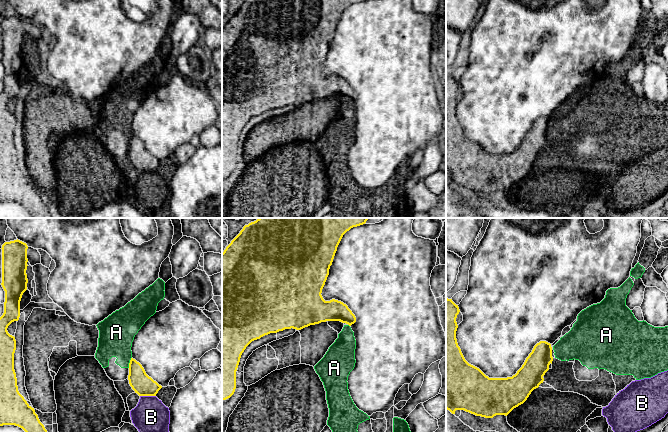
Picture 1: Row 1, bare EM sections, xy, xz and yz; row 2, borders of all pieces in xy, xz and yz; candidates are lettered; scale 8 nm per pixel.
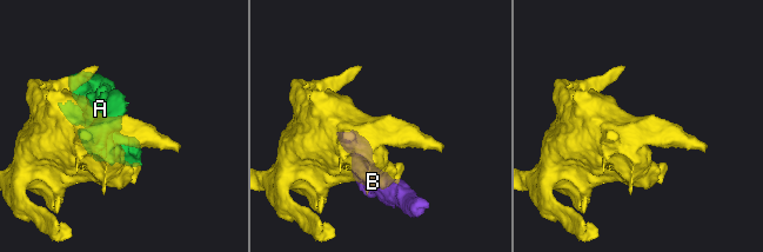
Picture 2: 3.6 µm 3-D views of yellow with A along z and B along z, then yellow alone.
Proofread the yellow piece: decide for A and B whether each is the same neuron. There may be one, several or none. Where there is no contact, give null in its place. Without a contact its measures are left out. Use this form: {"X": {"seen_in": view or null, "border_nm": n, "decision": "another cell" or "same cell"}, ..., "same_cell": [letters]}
{"A": {"seen_in": "xy", "border_nm": 90, "decision": "another cell"}, "B": {"seen_in": "xy", "border_nm": 130, "decision": "another cell"}, "same_cell": []}

